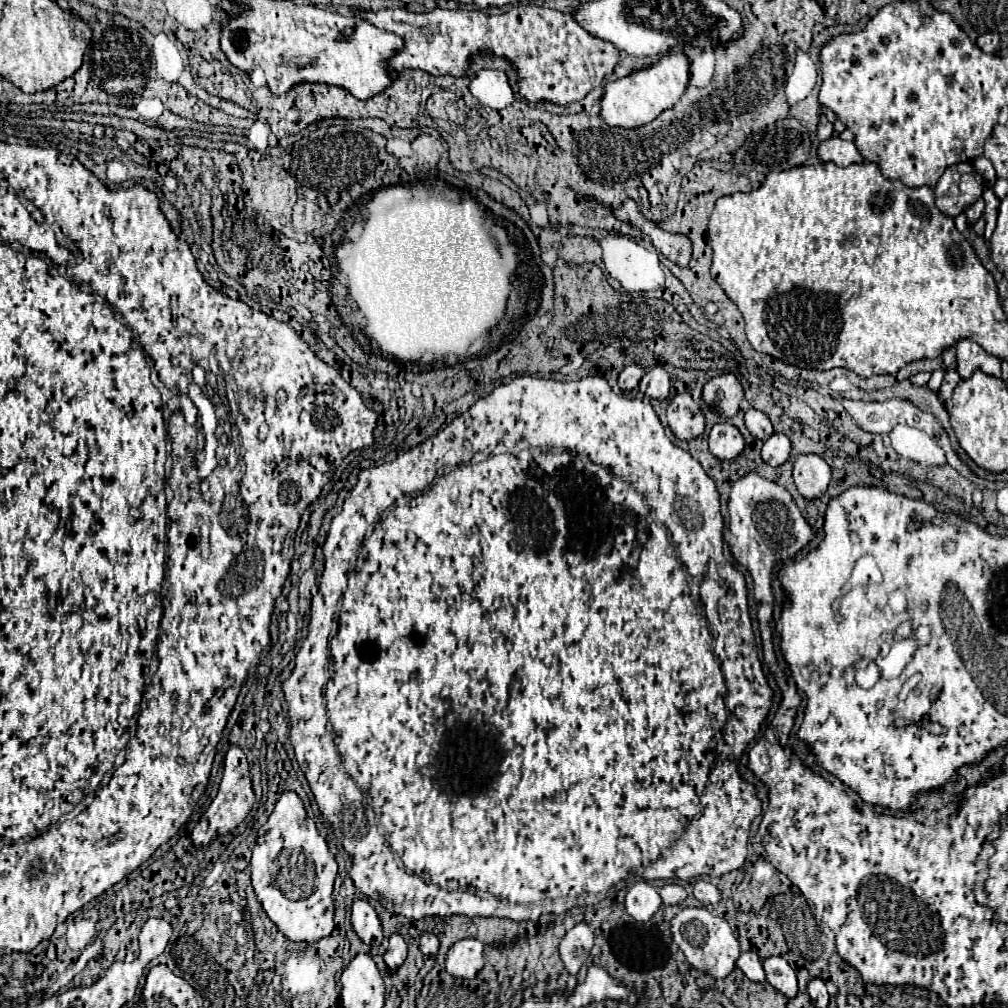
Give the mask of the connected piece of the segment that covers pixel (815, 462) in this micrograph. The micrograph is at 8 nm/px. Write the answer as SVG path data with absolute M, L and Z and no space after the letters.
M801 454L793 462L793 480L803 498L815 500L827 492L831 468L817 454Z

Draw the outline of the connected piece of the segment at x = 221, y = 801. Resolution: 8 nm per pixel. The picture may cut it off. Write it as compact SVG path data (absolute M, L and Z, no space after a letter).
M231 746L227 750L227 756L225 756L225 770L223 770L223 780L221 780L221 786L219 786L219 794L215 796L215 800L211 802L211 806L207 808L207 812L201 816L201 820L197 822L197 826L191 832L193 844L197 848L201 848L201 846L209 844L217 834L225 834L225 832L235 830L239 826L239 822L243 822L243 818L253 808L253 802L255 802L255 794L253 794L253 788L251 788L247 758L245 758L245 754L239 746Z

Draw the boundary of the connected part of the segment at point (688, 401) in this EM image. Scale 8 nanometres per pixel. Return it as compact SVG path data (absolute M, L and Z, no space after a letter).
M677 394L667 408L667 422L671 432L681 440L693 440L705 430L705 416L699 414L699 406L691 394Z

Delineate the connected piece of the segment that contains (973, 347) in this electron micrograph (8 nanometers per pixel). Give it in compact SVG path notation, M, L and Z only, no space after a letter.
M963 338L957 342L957 372L961 374L961 378L969 378L975 370L1001 378L999 358L987 354L975 340Z

